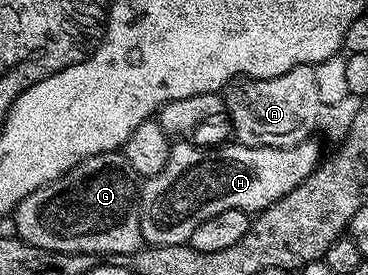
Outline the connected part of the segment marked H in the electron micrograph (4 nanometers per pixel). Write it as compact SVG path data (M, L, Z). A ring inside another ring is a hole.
M178 139L170 146L168 163L160 175L141 182L138 194L138 222L146 245L185 245L192 231L204 219L220 211L239 209L257 215L272 203L284 199L314 174L320 164L314 139L292 147L252 147L222 145L219 149L201 149Z

